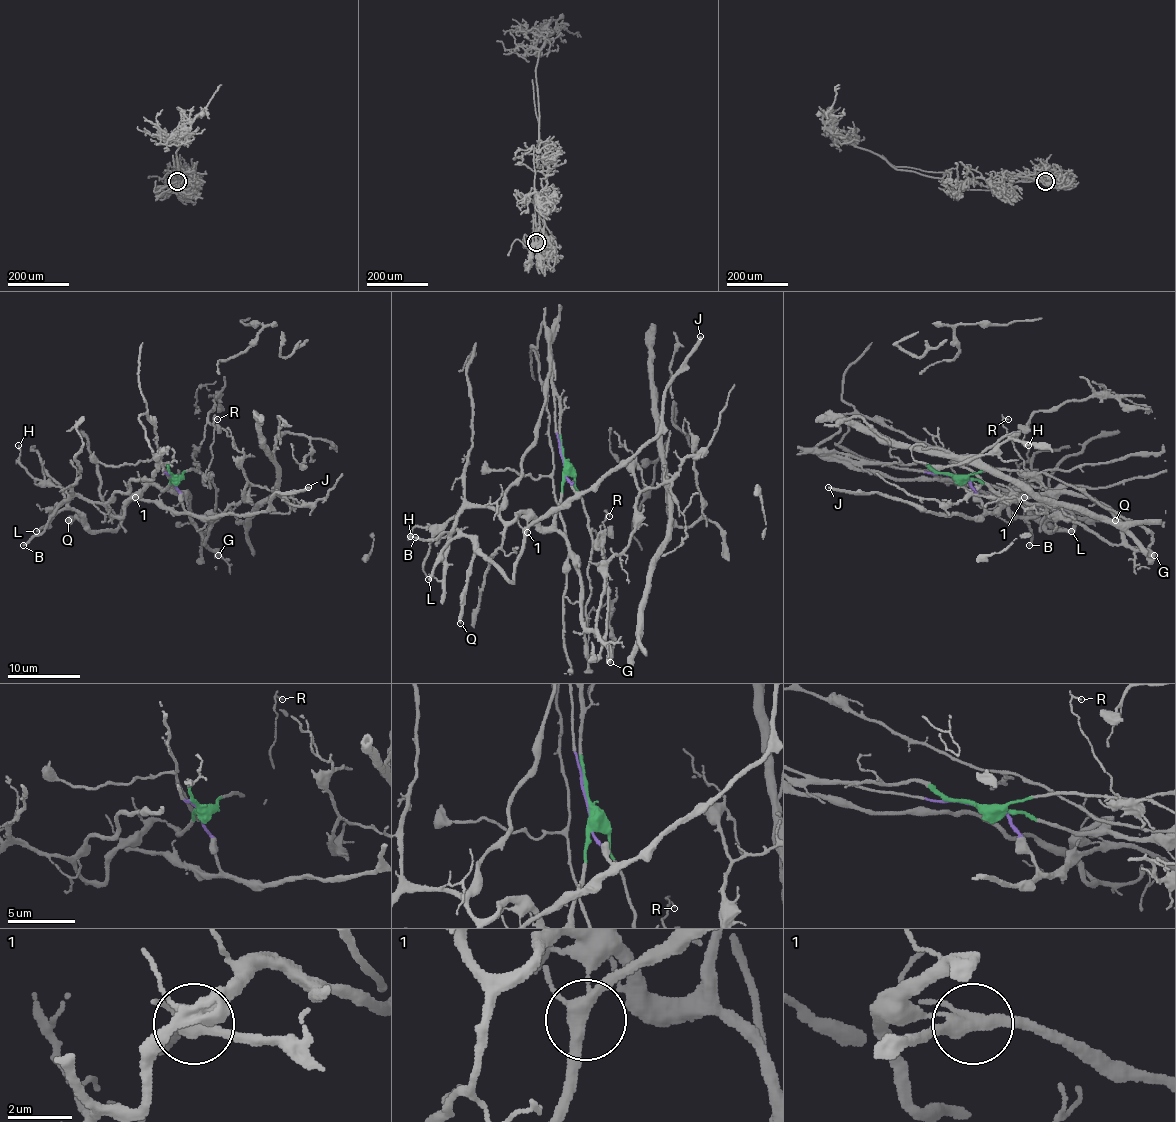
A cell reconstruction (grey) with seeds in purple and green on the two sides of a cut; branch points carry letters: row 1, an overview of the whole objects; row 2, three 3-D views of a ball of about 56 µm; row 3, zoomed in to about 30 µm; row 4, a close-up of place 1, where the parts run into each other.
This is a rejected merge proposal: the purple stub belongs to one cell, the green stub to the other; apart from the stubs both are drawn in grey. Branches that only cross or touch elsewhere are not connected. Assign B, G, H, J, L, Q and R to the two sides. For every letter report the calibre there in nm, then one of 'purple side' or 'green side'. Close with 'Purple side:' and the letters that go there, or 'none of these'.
B: 220 nm | green side
G: 600 nm | green side
H: 160 nm | green side
J: 280 nm | purple side
L: 240 nm | purple side
Q: 320 nm | purple side
R: 90 nm | green side
Purple side: J, L, Q

